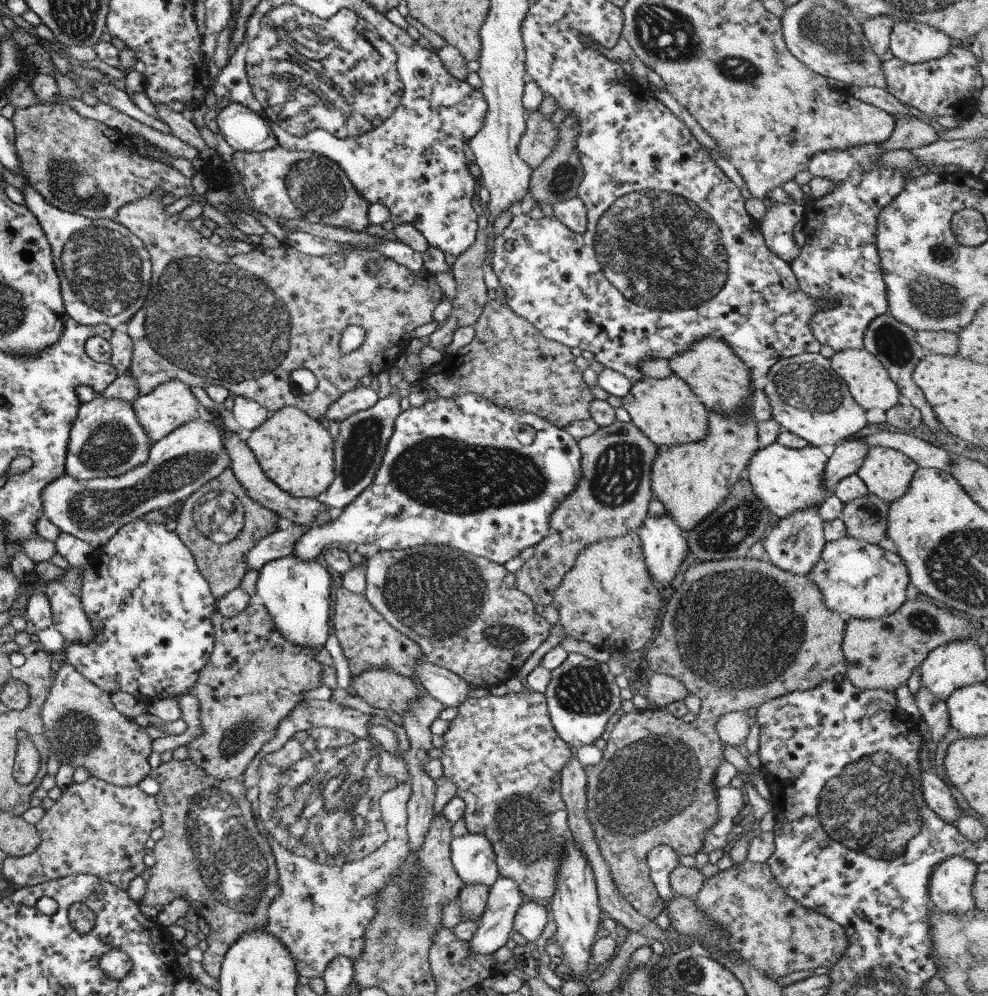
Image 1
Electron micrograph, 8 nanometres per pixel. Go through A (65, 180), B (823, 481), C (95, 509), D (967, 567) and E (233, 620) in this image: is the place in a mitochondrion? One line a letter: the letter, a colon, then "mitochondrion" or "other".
A: mitochondrion
B: other
C: mitochondrion
D: mitochondrion
E: other

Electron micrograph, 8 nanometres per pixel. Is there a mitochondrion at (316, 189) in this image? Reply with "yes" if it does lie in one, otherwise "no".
yes

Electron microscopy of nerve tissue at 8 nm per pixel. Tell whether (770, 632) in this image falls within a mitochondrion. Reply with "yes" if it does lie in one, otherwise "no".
yes

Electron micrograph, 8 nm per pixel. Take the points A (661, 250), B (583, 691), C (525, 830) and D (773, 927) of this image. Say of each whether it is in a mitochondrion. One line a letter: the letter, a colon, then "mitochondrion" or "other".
A: mitochondrion
B: mitochondrion
C: mitochondrion
D: other

